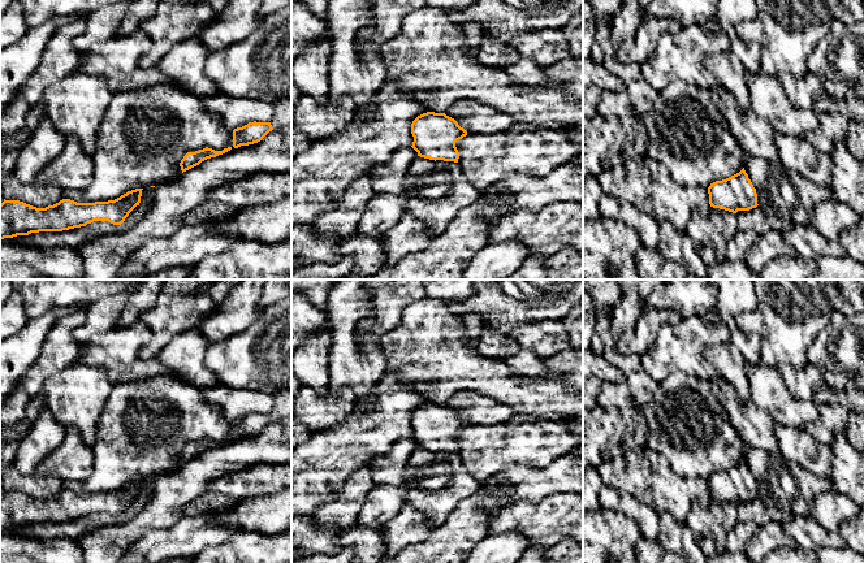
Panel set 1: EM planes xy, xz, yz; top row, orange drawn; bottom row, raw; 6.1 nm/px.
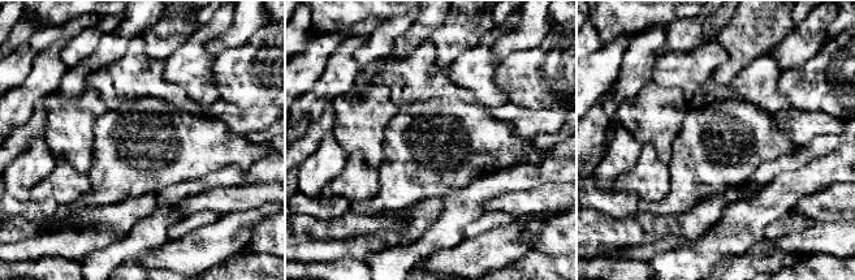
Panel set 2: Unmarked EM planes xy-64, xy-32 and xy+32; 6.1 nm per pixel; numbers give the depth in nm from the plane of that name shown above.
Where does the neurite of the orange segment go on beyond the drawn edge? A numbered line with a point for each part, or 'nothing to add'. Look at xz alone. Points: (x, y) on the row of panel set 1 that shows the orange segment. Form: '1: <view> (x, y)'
nothing to add

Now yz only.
nothing to add

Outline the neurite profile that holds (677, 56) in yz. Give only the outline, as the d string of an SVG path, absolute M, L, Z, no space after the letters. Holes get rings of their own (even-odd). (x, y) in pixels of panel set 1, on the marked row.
M682 27L677 33L664 31L655 52L640 66L644 78L661 91L675 81L701 88L716 88L716 78L704 59L713 53L730 52L727 33L709 33L703 27Z

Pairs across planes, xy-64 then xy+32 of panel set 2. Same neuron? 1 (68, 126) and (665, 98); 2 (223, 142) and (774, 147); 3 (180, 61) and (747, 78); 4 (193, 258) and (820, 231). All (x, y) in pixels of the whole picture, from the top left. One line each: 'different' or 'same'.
1: same
2: same
3: same
4: different

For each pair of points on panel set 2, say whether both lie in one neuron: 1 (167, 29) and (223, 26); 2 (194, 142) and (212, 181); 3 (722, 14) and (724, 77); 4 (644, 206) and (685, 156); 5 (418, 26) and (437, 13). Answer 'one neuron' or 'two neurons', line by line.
1: two neurons
2: two neurons
3: two neurons
4: one neuron
5: one neuron

